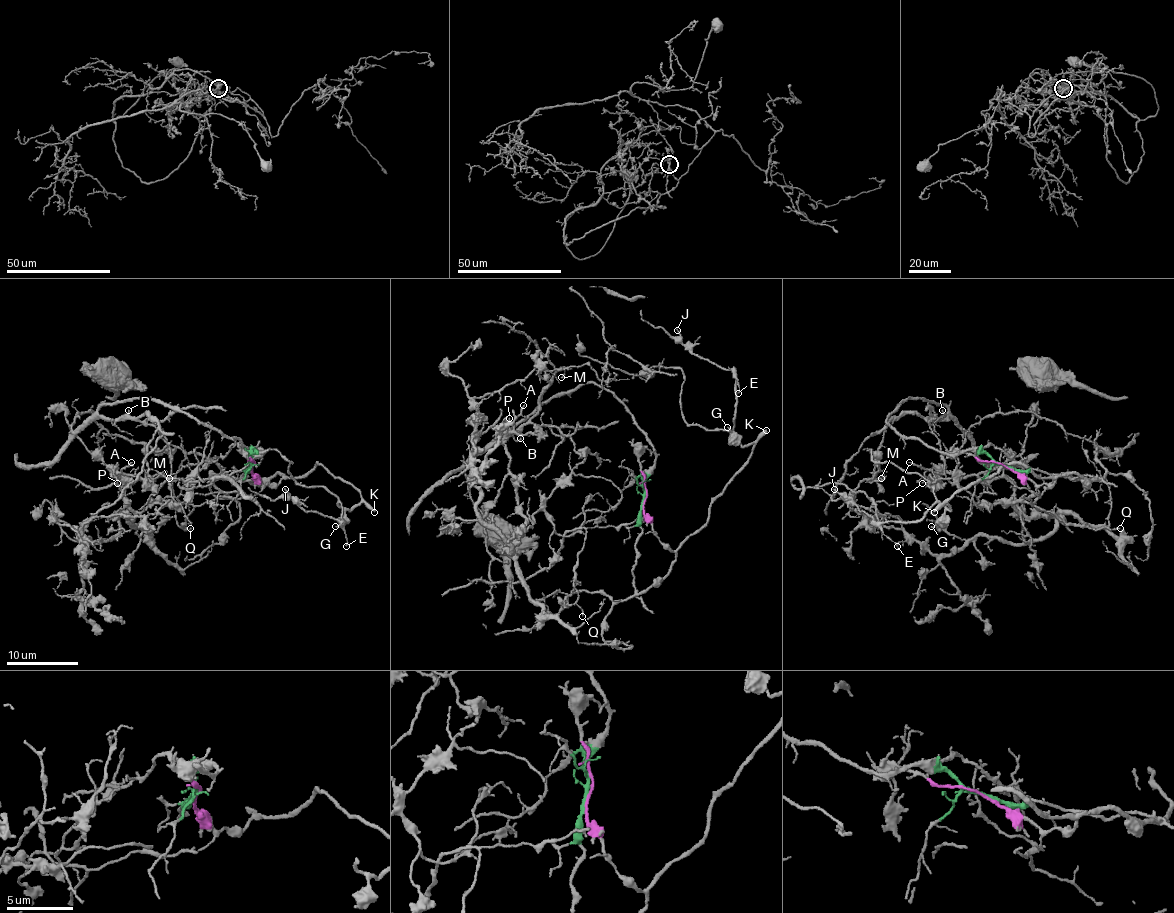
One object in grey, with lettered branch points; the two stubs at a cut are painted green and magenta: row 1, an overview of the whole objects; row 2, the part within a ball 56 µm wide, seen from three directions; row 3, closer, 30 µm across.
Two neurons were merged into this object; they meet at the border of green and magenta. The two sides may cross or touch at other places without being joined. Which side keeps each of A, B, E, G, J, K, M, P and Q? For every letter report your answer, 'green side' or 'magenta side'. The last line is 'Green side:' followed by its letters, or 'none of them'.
A: green side
B: green side
E: magenta side
G: magenta side
J: magenta side
K: magenta side
M: green side
P: green side
Q: green side
Green side: A, B, M, P, Q

